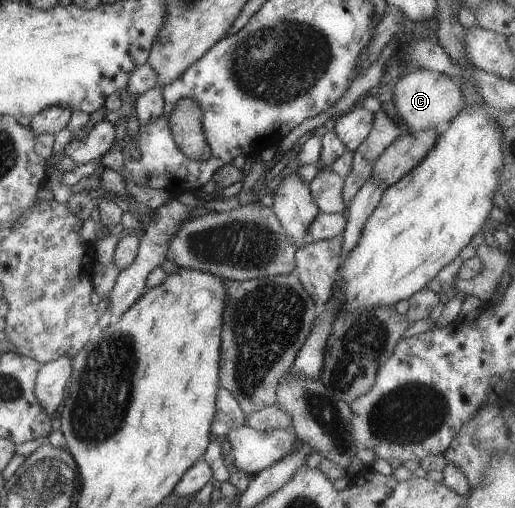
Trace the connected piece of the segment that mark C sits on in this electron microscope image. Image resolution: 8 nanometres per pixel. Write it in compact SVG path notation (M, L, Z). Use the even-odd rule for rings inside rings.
M423 69L399 77L393 89L392 101L403 124L410 130L420 131L439 130L446 126L464 103L457 81L447 75Z

